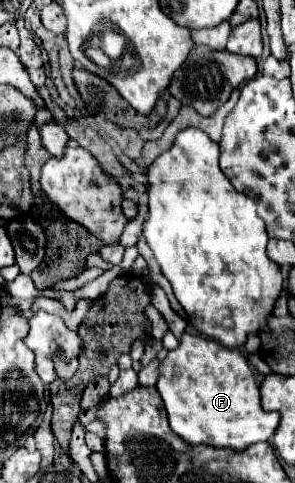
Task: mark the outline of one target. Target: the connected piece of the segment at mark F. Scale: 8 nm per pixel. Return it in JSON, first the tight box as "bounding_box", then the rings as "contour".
{"bounding_box":[157,333,279,451],"contour":[[[185,333],[179,347],[161,361],[159,371],[157,391],[165,403],[171,429],[183,441],[241,451],[253,443],[269,441],[277,431],[279,413],[263,411],[259,385],[239,349],[227,349],[213,339]]]}

